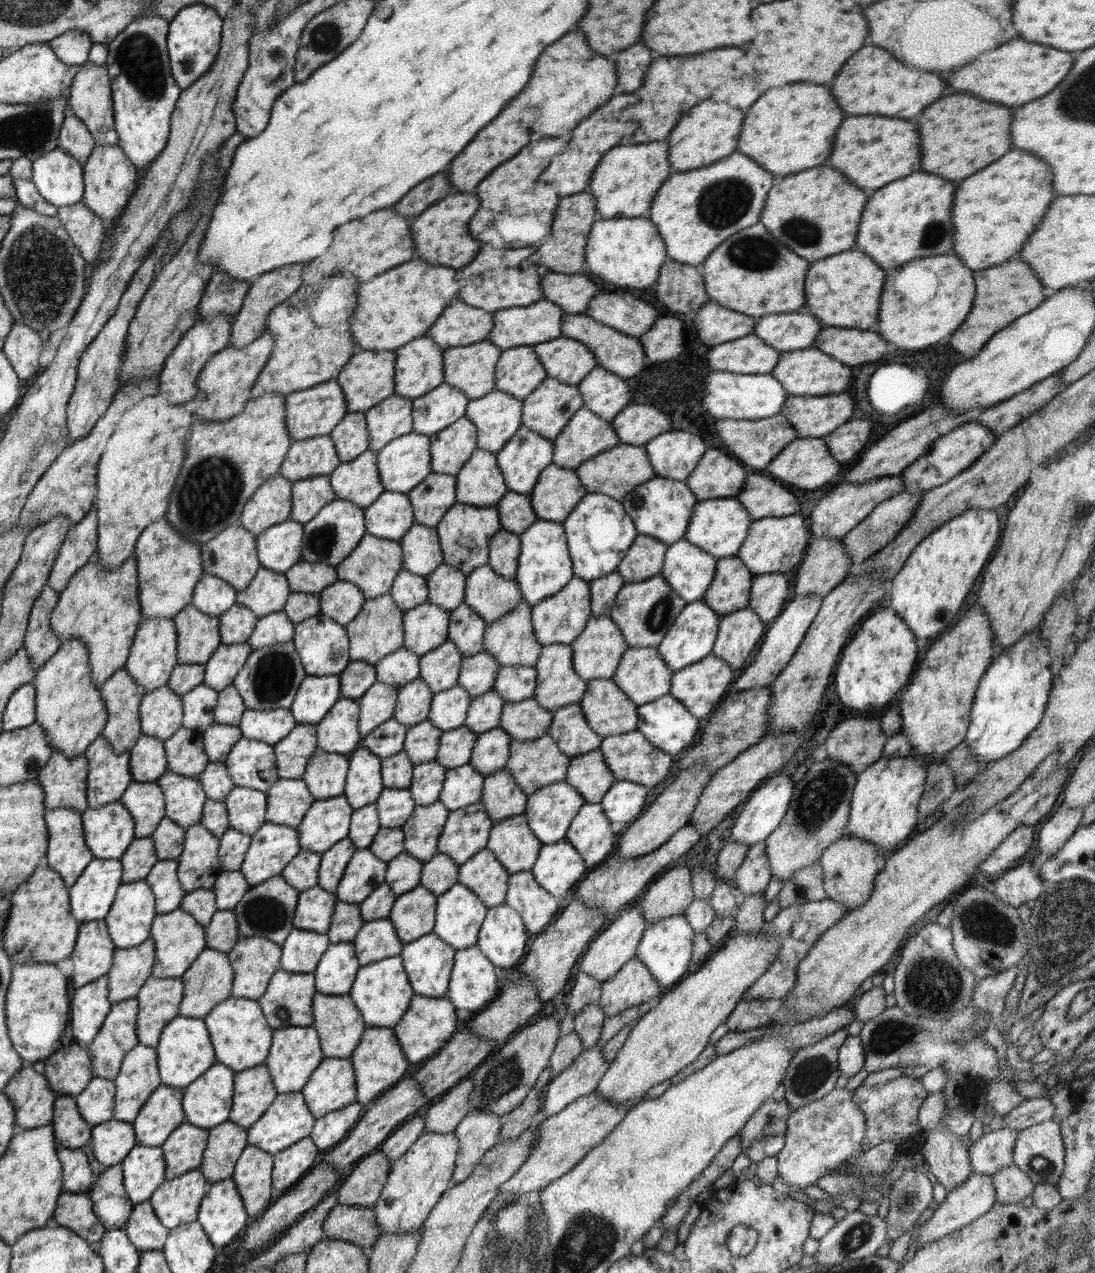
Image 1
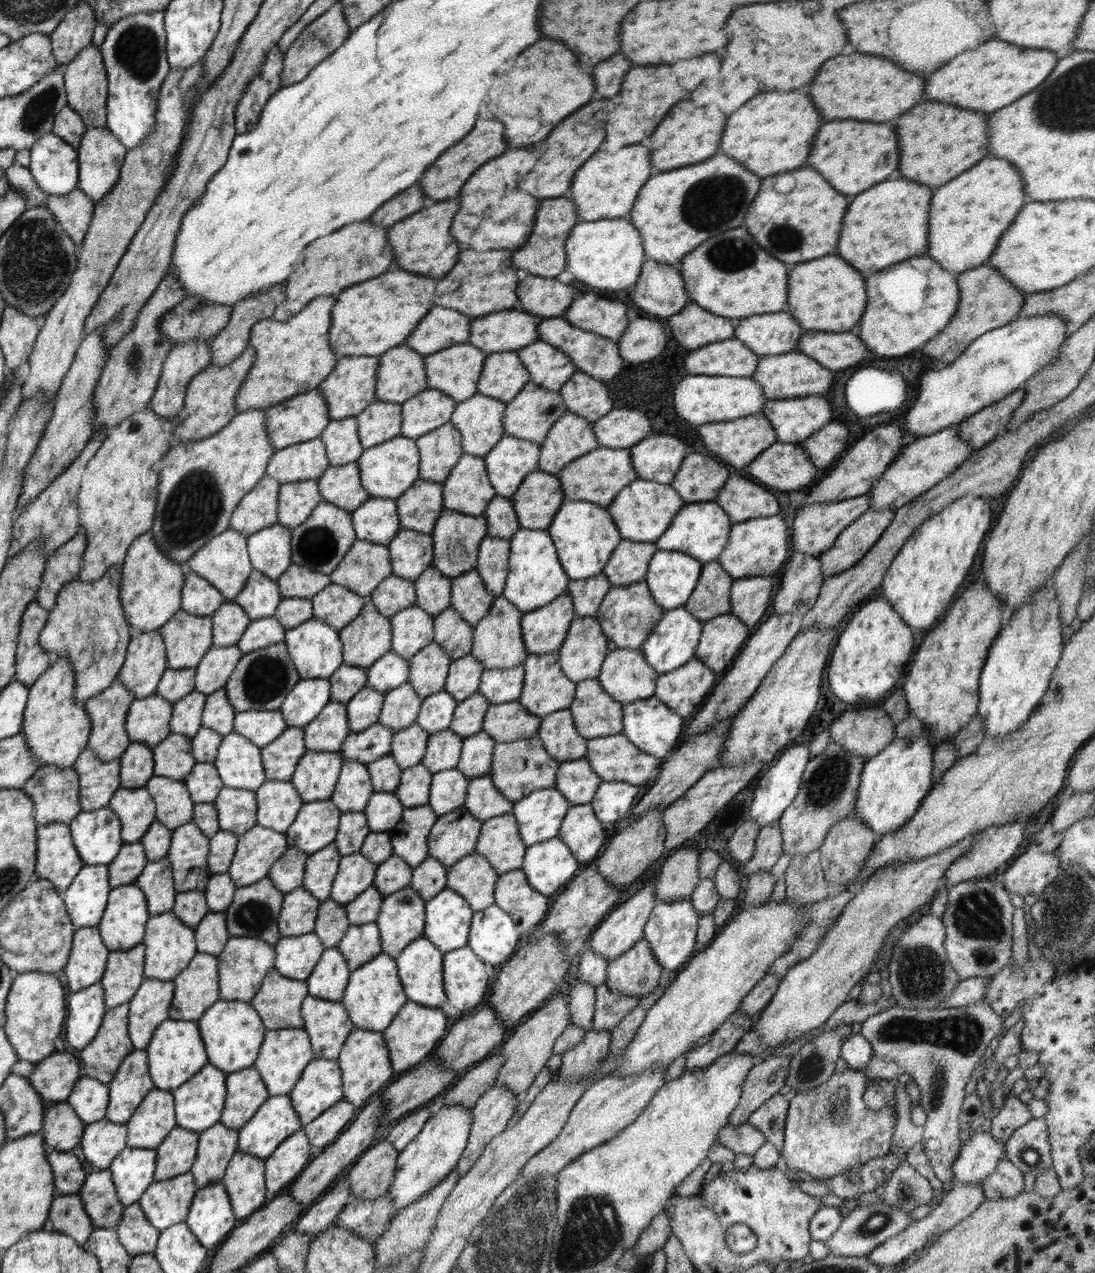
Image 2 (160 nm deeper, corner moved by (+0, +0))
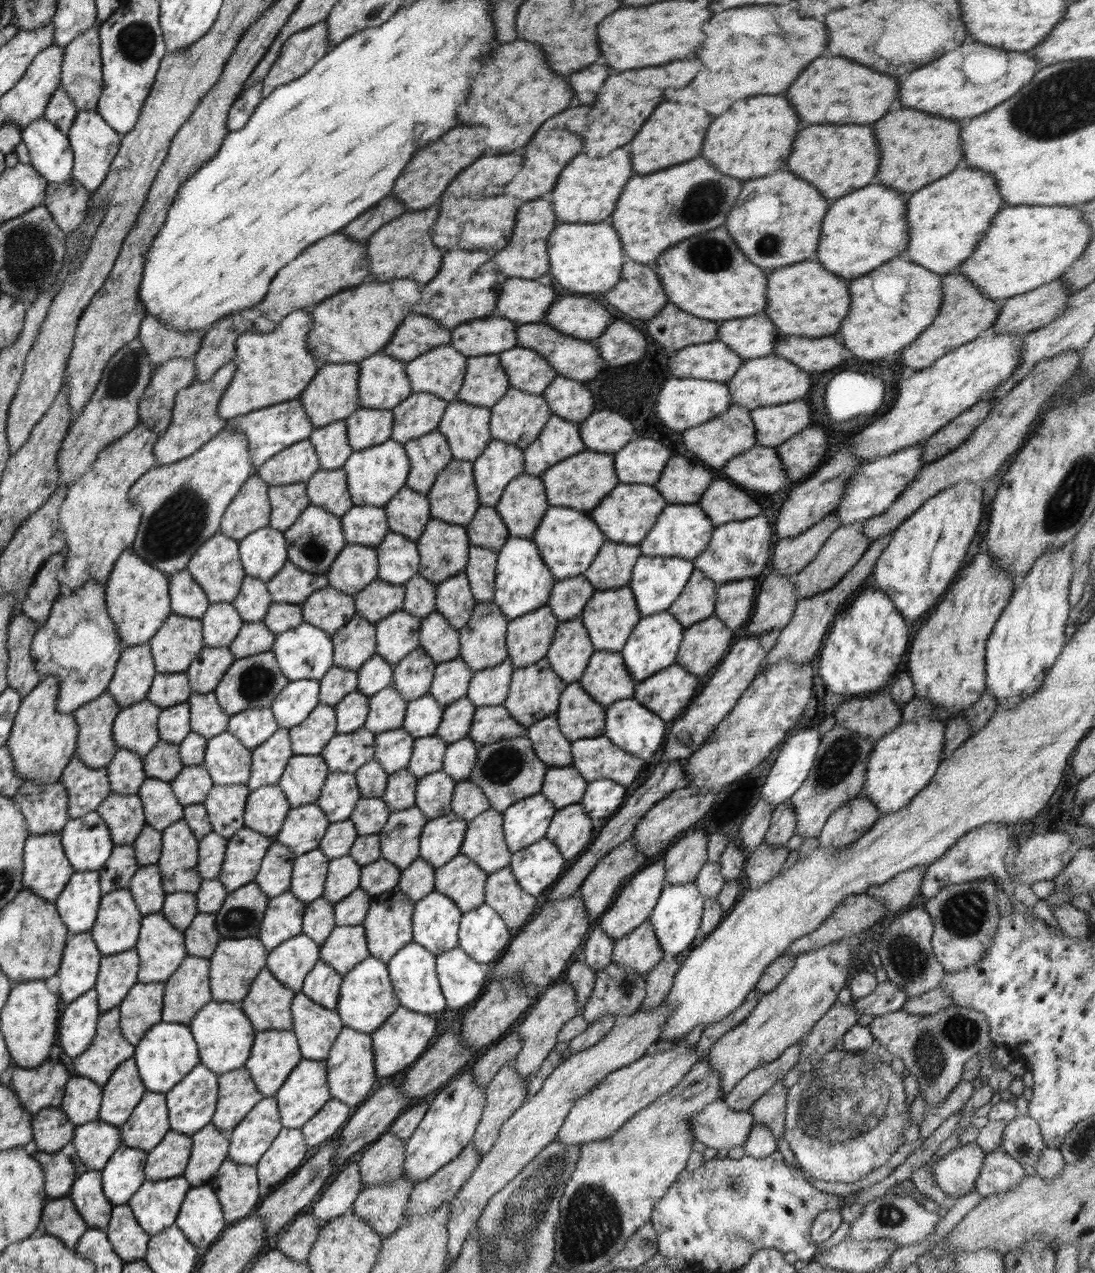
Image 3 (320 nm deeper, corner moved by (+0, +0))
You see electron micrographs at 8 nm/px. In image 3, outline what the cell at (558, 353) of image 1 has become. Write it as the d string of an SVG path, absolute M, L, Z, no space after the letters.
M516 346L498 354L508 375L509 386L541 395L557 372L531 348Z

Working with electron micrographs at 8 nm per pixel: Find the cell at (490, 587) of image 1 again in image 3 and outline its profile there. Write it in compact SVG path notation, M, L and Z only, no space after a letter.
M465 572L437 583L436 612L444 615L450 627L456 630L464 628L472 618L477 603Z

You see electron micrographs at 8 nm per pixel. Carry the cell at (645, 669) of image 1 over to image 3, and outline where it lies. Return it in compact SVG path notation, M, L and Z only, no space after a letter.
M596 651L577 681L596 702L604 706L632 698L638 684L627 671L621 651Z

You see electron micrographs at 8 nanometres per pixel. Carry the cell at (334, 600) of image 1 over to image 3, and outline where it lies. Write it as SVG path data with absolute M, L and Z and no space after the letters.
M330 585L313 592L301 607L304 623L312 624L330 635L356 616L353 595L344 594Z

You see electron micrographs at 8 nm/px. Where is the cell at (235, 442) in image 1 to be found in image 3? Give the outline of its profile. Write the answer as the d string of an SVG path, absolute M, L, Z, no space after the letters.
M237 428L223 429L203 447L182 460L152 467L130 488L130 499L136 503L140 501L142 508L140 530L136 533L136 539L130 550L168 576L186 569L187 562L196 550L219 530L226 508L232 503L234 496L240 492L244 481L256 475L256 472L253 472L254 469L247 436Z

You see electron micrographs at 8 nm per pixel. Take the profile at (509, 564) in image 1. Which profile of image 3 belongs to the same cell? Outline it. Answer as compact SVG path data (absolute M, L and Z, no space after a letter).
M471 546L464 572L471 584L474 600L486 603L493 600L495 591L496 565L499 552Z

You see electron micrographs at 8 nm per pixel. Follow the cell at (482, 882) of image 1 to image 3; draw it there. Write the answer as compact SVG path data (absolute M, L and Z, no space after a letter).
M458 853L444 866L435 867L434 891L447 896L462 912L485 903L484 872L471 858Z

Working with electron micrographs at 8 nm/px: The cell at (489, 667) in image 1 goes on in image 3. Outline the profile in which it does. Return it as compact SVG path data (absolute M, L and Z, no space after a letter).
M459 656L437 663L428 693L440 706L445 707L465 696L473 672L474 670Z

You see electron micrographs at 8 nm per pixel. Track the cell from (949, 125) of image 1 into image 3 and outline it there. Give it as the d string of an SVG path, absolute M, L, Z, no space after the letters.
M904 108L884 114L882 120L876 120L872 124L872 128L882 154L875 182L892 190L911 194L950 174L957 167L956 164L963 164L960 122L950 122L918 110Z

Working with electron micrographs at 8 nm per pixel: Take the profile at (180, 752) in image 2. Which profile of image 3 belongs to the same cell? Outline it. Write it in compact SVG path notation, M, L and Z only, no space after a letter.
M159 740L156 746L143 757L147 777L170 782L182 770L179 745Z

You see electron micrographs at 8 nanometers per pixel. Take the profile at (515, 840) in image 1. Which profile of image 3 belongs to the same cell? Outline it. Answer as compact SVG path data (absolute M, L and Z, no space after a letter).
M488 809L467 821L467 831L460 847L460 853L471 858L484 872L491 873L508 867L512 860L512 854L508 850L504 831L503 816L496 809Z

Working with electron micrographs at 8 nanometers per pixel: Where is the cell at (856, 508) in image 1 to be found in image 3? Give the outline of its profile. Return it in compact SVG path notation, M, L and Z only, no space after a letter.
M830 514L806 532L801 532L799 536L780 539L772 549L772 570L783 576L793 576L800 572L816 558L816 554L826 544L832 532L841 526L840 519Z

